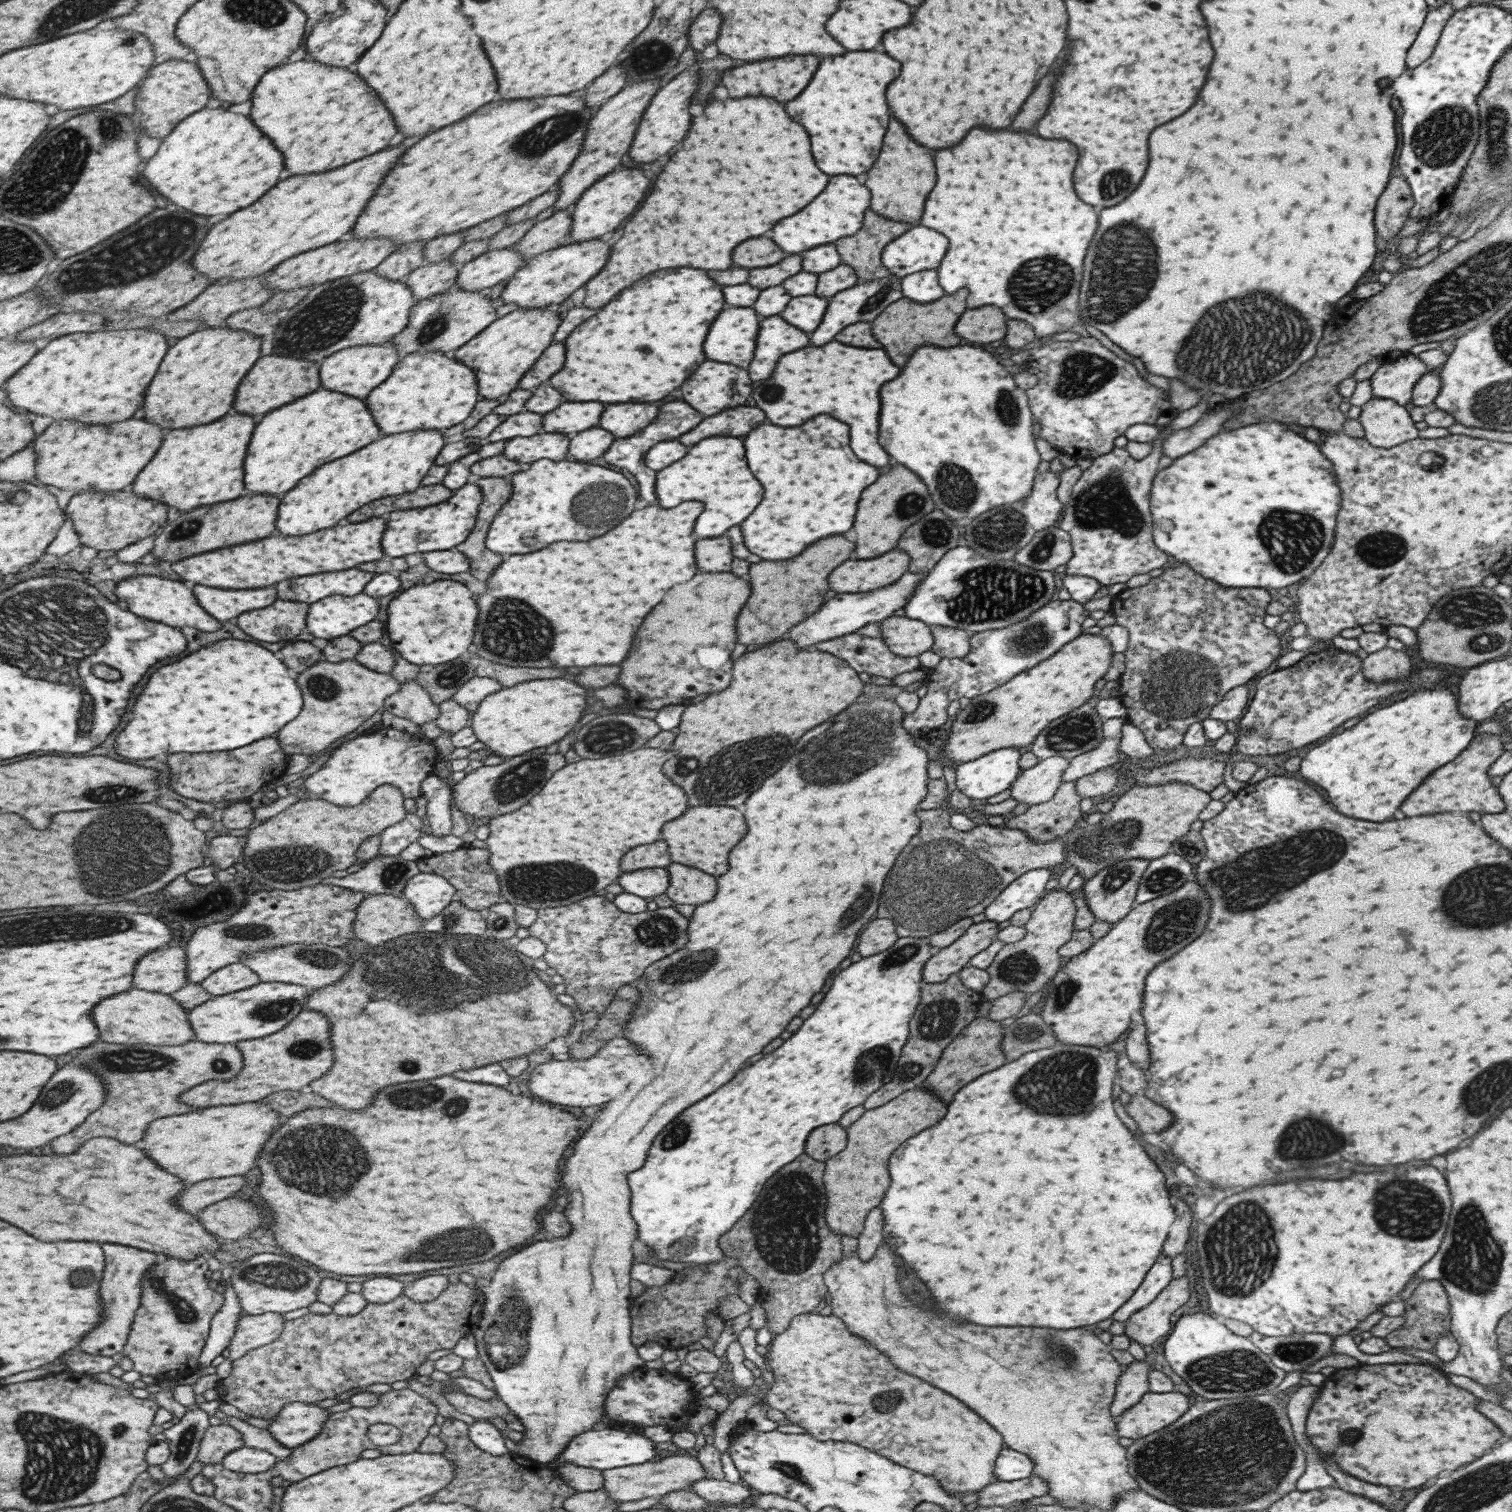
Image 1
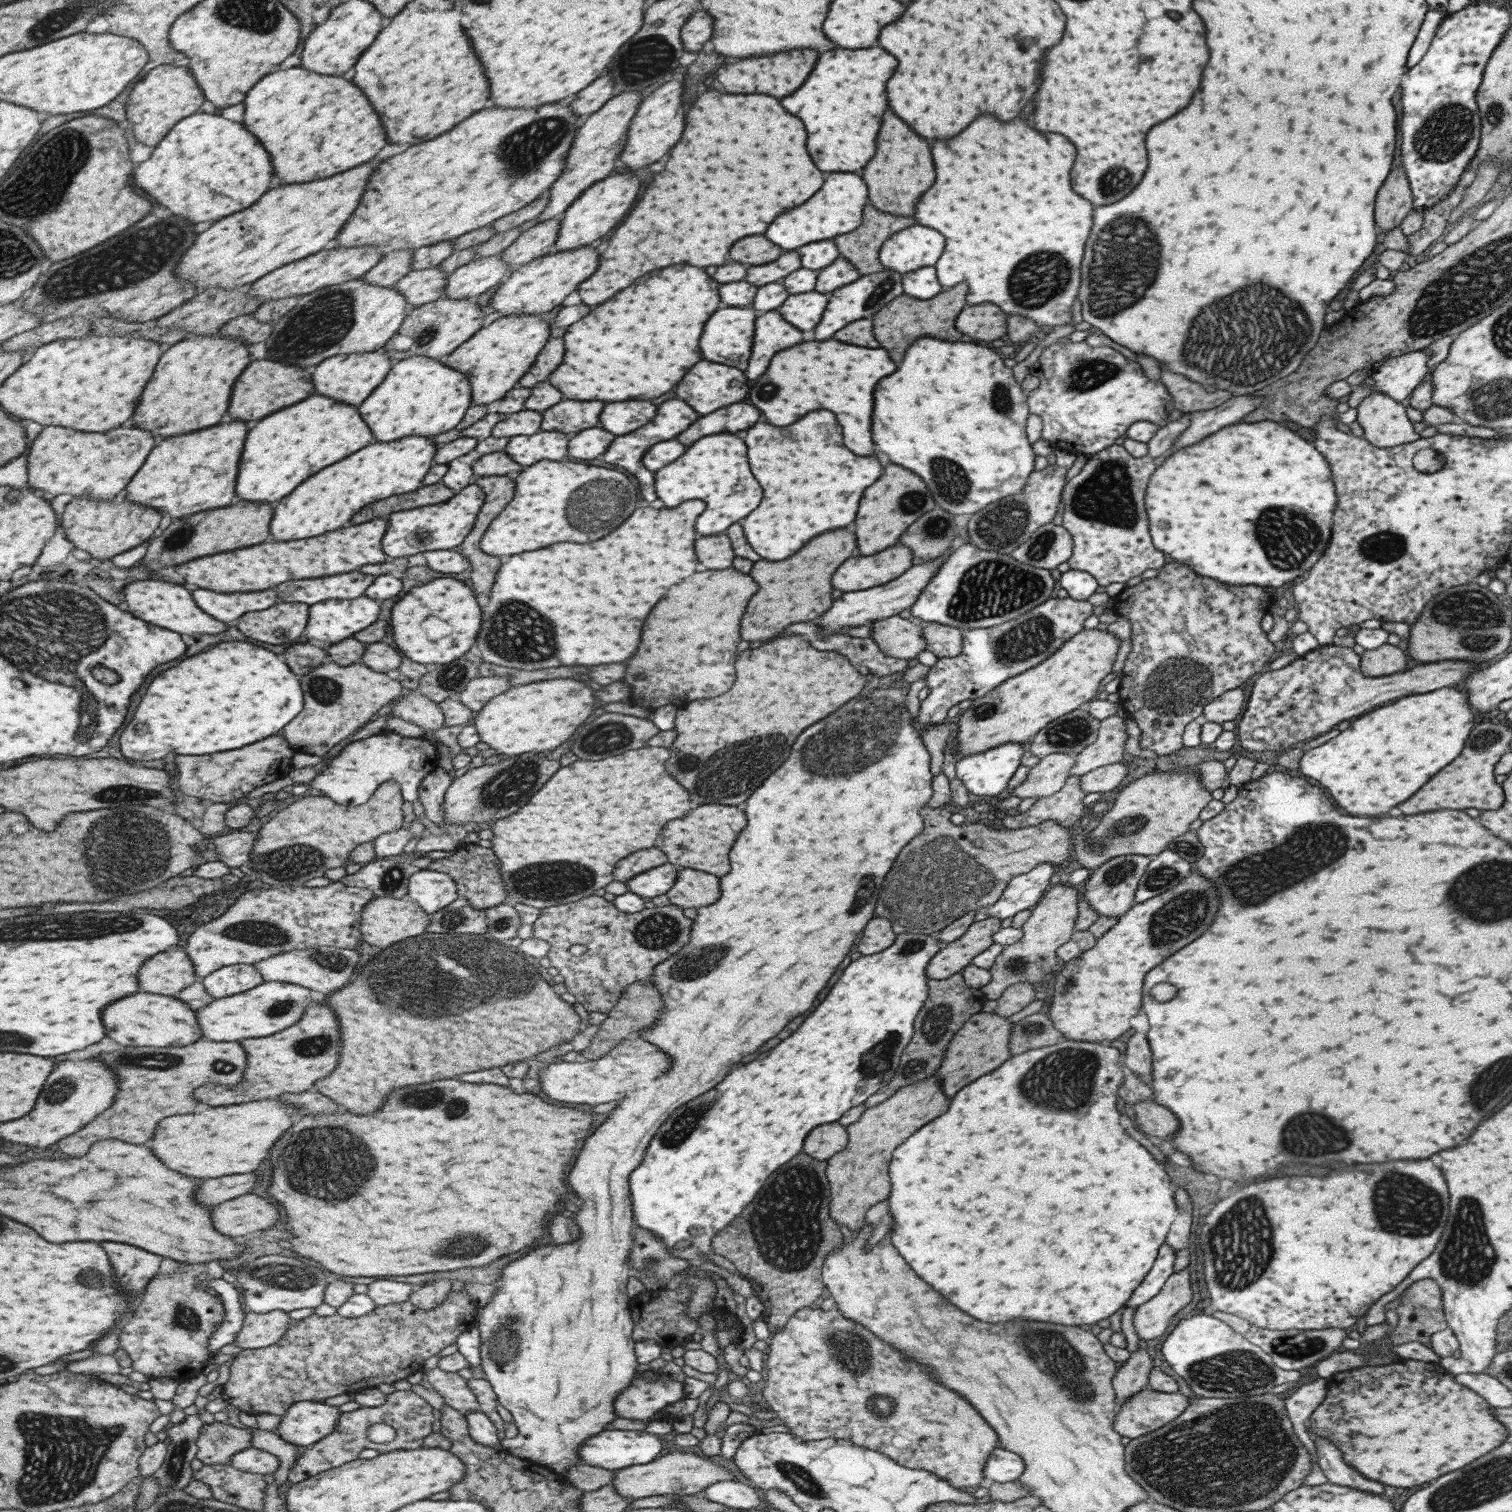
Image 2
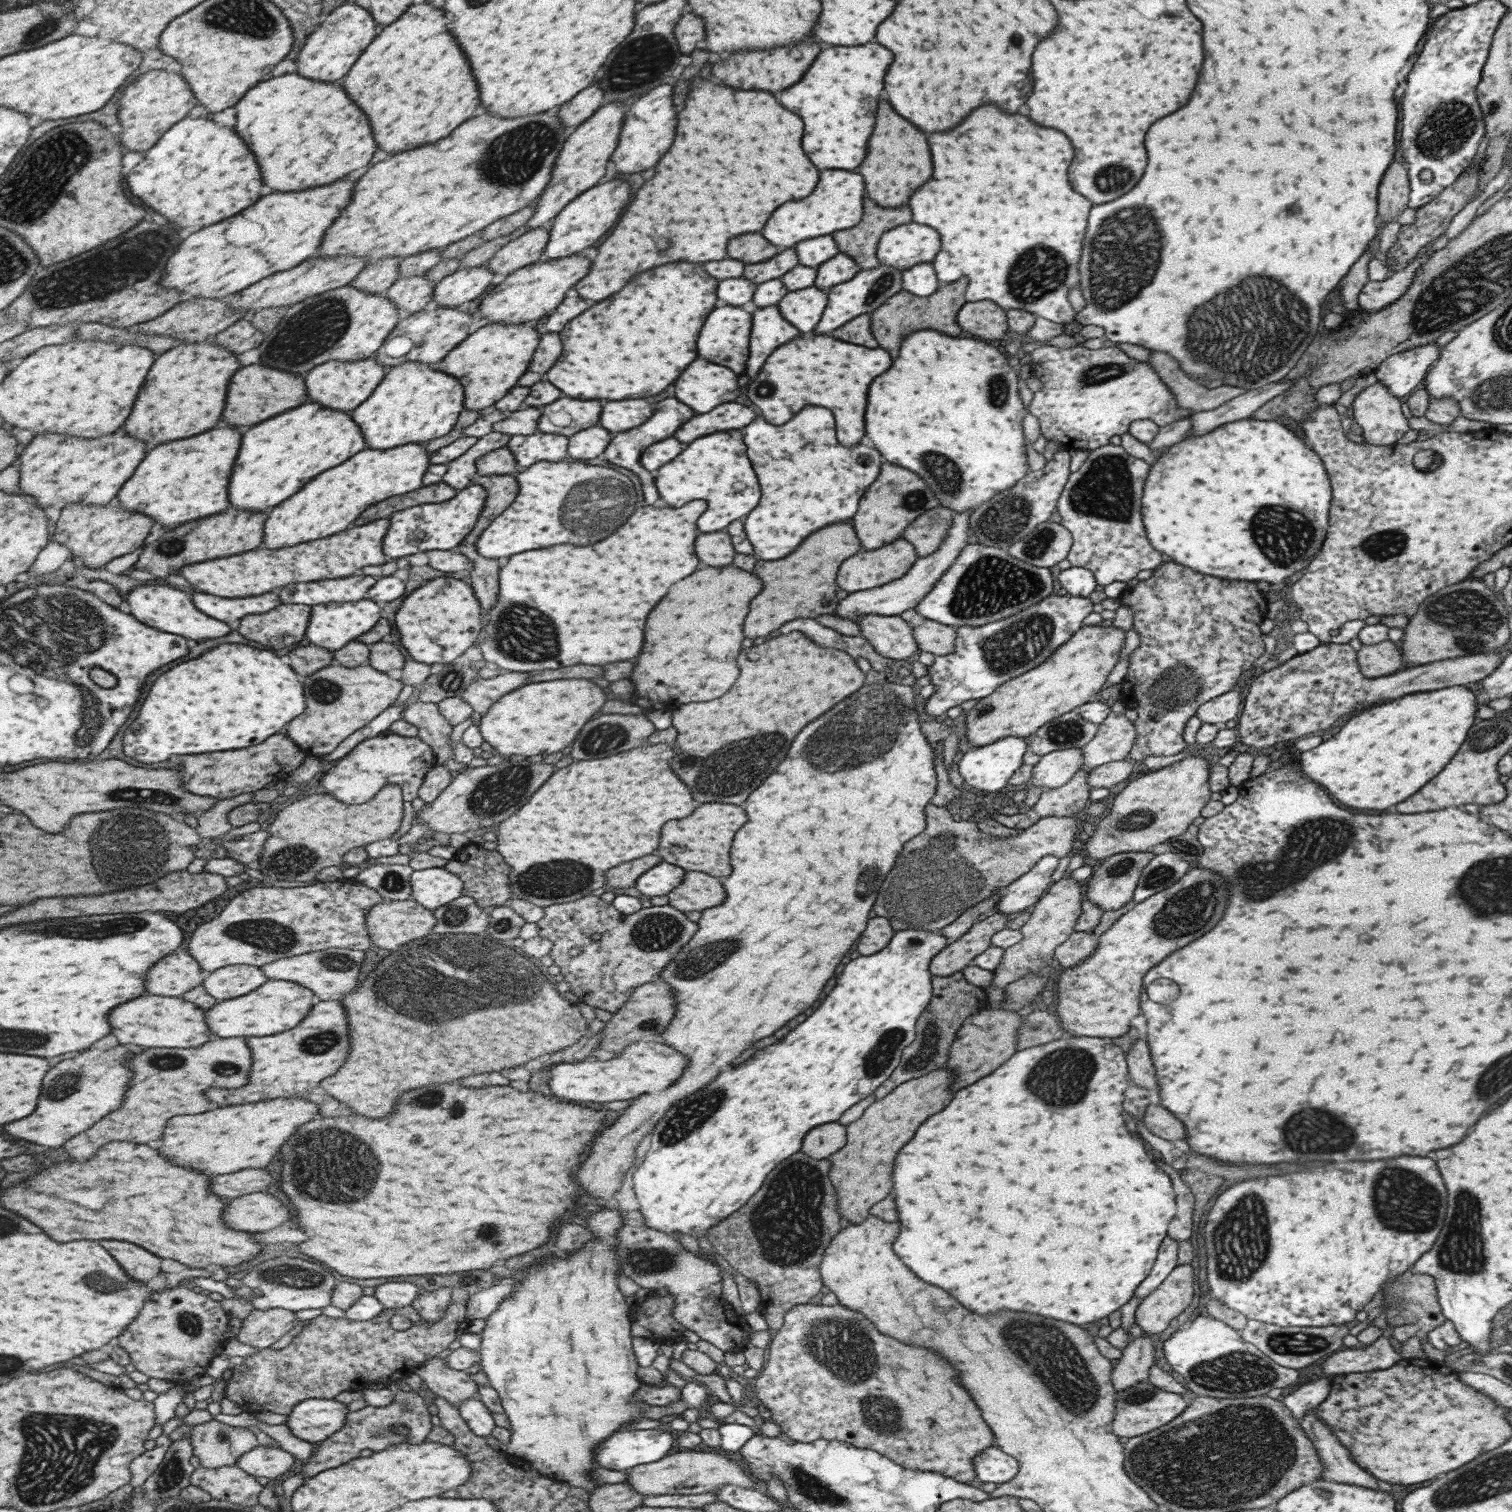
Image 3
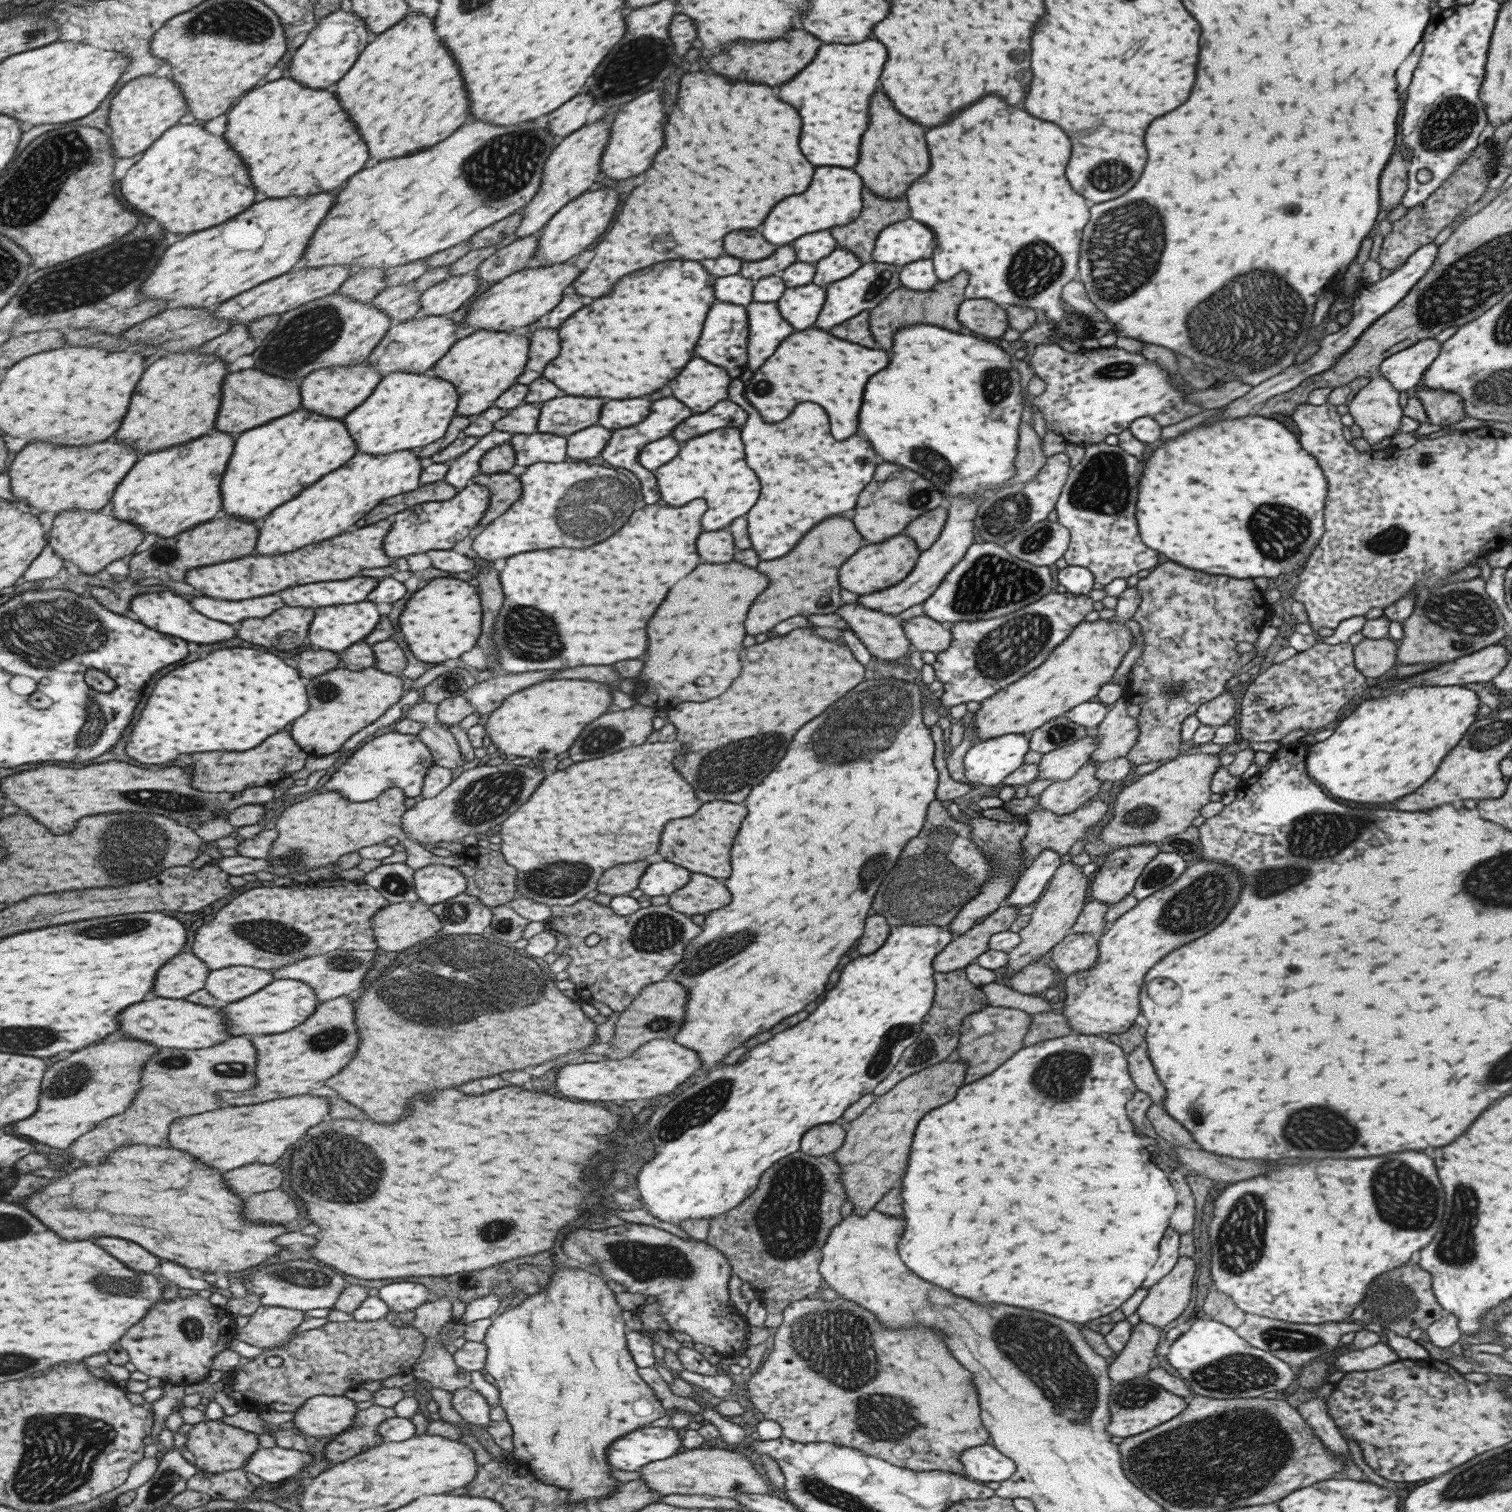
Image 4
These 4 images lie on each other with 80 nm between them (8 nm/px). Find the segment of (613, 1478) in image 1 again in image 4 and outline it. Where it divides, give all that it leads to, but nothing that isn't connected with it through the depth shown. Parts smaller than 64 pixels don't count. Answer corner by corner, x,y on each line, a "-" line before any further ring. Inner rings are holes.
687,1449
670,1458
649,1462
639,1469
639,1475
651,1490
660,1495
700,1494
701,1496
720,1496
734,1498
739,1494
769,1494
771,1486
765,1476
753,1468
753,1462
743,1453
719,1449

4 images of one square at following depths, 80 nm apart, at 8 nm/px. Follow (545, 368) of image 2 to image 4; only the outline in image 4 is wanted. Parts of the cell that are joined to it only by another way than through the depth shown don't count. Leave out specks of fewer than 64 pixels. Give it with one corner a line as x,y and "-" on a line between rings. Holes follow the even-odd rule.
553,328
536,329
528,338
528,359
523,372
516,378
516,382
528,385
535,378
541,376
543,366
557,356
559,340

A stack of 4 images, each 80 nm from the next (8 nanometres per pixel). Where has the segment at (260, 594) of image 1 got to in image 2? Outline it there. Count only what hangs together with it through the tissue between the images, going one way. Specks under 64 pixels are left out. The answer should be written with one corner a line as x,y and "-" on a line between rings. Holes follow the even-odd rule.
195,590
195,602
207,614
219,618
221,622
231,622
241,618
247,612
267,610
279,602
277,590
267,592
251,592
251,594
217,594
211,590

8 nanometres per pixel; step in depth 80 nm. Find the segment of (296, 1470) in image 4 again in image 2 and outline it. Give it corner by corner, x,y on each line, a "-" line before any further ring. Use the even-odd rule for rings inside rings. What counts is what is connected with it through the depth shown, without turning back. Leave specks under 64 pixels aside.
253,1446
242,1450
231,1459
229,1465
236,1469
243,1470
244,1473
253,1474
273,1474
279,1470
281,1460
271,1451
258,1449

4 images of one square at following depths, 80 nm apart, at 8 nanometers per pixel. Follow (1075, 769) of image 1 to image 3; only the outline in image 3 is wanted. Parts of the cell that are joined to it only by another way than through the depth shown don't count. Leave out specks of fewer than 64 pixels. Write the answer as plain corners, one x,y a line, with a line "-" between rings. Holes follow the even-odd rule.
1109,712
1097,726
1093,738
1080,749
1081,770
1089,771
1097,765
1126,760
1136,732
1123,713

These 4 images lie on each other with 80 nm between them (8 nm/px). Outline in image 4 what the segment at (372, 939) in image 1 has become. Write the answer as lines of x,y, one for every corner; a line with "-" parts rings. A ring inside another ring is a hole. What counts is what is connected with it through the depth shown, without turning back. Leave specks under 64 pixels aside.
415,902
388,903
373,918
378,947
385,952
401,952
413,944
436,936
441,922
430,907

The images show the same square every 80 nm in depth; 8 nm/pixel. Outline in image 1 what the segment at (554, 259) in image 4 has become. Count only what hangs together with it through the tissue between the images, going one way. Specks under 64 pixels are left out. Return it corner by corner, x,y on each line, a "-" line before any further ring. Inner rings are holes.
618,167
602,176
586,188
574,202
567,243
583,242
611,234
621,224
621,220
625,220
633,212
633,208
643,200
647,188
649,180
643,176
641,170

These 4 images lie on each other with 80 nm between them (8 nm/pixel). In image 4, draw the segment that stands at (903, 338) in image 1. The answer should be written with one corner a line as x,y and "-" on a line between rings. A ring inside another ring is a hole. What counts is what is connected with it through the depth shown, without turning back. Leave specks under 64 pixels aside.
961,271
955,274
955,278
944,281
935,281
924,291
916,291
900,286
891,291
887,296
880,300
870,311
869,314
869,330
875,338
875,342
889,352
891,346
891,336
899,326
911,326
911,324
935,324
935,326
943,326
947,330
959,330
959,322
955,320
959,303
964,299
965,288
968,274

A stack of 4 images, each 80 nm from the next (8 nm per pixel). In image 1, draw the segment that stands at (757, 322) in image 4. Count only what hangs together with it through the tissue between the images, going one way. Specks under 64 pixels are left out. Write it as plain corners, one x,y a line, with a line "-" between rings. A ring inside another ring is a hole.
779,315
761,318
758,326
755,354
747,368
751,380
765,380
773,372
773,366
781,354
809,344
809,338
801,330
787,326

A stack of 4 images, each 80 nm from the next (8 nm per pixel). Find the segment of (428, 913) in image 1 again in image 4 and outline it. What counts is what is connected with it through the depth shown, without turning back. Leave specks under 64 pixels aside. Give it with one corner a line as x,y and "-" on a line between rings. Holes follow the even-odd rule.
428,864
414,870
414,891
419,901
427,906
446,901
466,889
466,876
455,867

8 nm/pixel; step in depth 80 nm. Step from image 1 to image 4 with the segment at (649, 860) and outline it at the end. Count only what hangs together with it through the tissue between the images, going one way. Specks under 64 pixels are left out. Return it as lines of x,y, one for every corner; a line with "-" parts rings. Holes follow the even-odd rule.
633,862
627,866
613,866
601,874
597,880
597,890
599,894
609,894
609,896
627,895
631,890
638,888
639,877
643,870
647,868
649,862

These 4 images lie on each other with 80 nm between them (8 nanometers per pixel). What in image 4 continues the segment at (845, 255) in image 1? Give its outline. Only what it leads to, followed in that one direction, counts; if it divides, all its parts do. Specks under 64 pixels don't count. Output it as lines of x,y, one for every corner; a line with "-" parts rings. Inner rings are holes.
863,186
861,190
862,207
860,213
854,218
855,220
848,222
841,226
831,227
828,231
830,235
836,240
839,247
847,249
852,252
860,261
860,264
872,261
871,251
874,247
874,240
877,233
887,225
894,222
907,220
909,218
909,210
905,204
905,198
886,199
878,197
873,194
867,187

